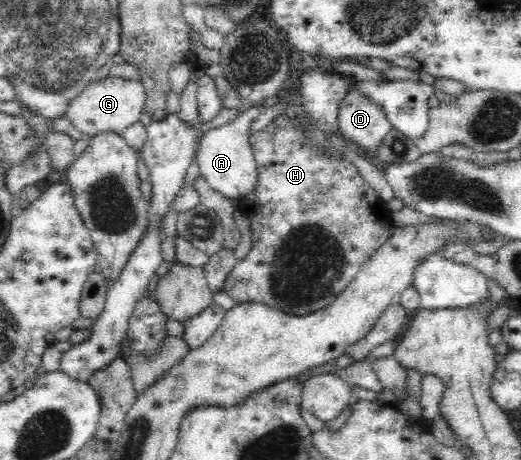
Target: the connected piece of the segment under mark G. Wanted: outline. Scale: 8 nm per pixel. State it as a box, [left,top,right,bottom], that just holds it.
[63,76,145,138]

